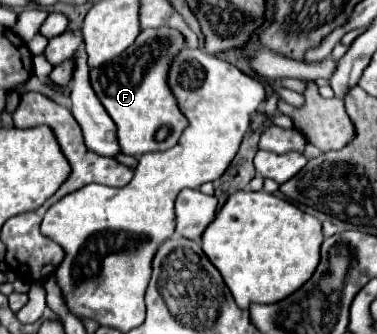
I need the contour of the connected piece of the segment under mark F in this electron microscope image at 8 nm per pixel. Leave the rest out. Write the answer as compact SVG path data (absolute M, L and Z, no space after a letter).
M168 26L148 28L140 32L130 50L124 50L114 60L90 70L90 84L118 126L118 142L124 154L140 158L146 152L168 150L176 146L180 134L188 126L188 120L168 86L170 64L184 44L186 40L178 30Z

